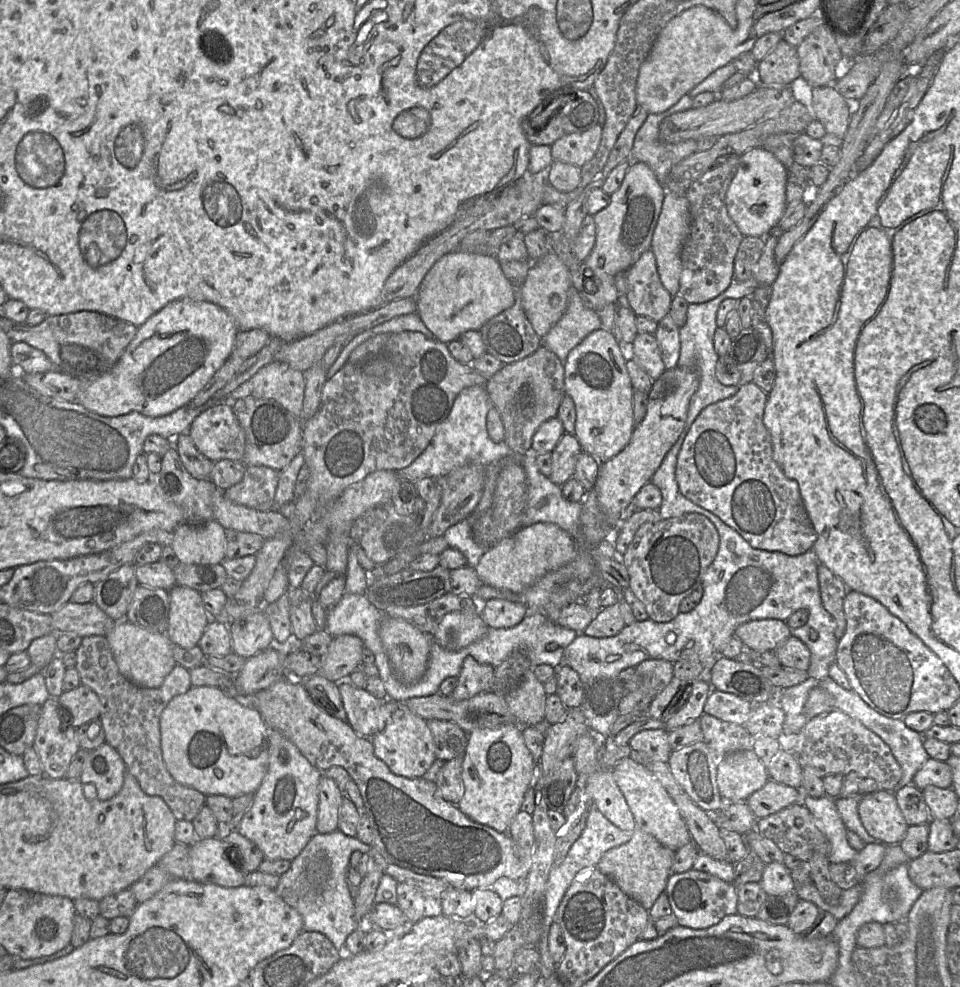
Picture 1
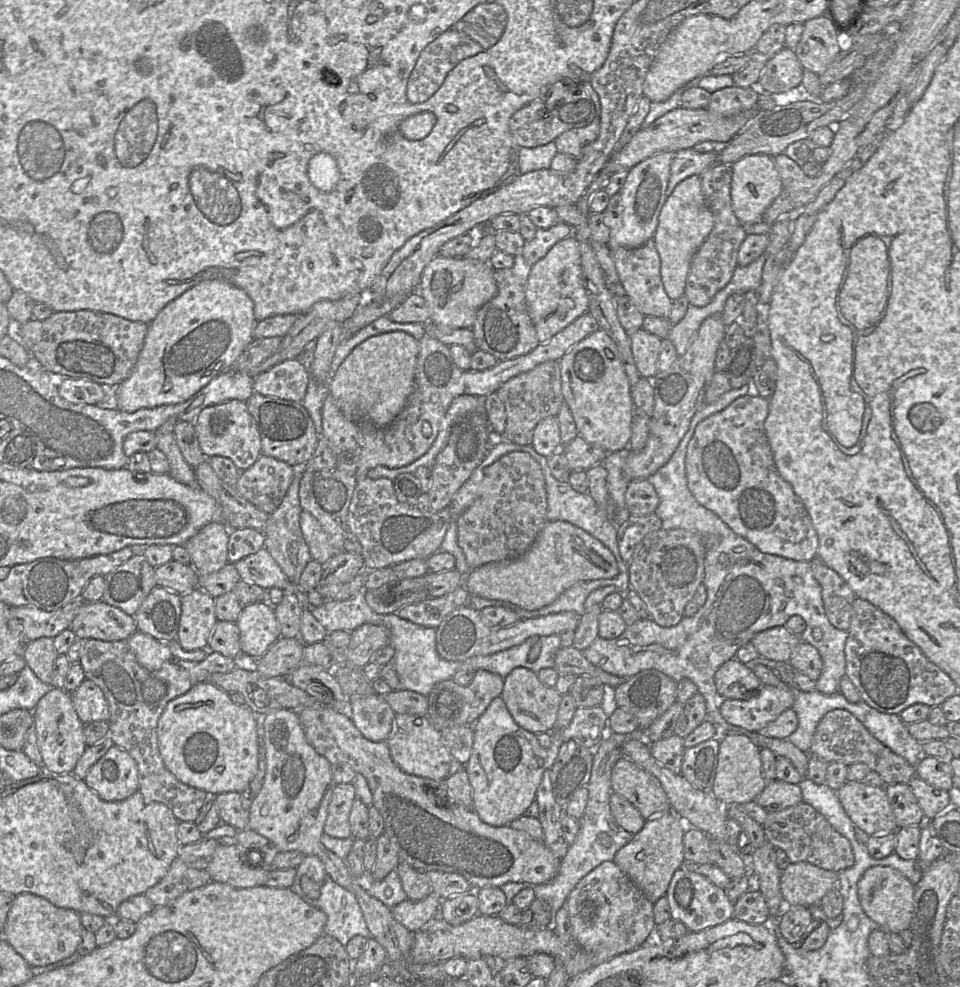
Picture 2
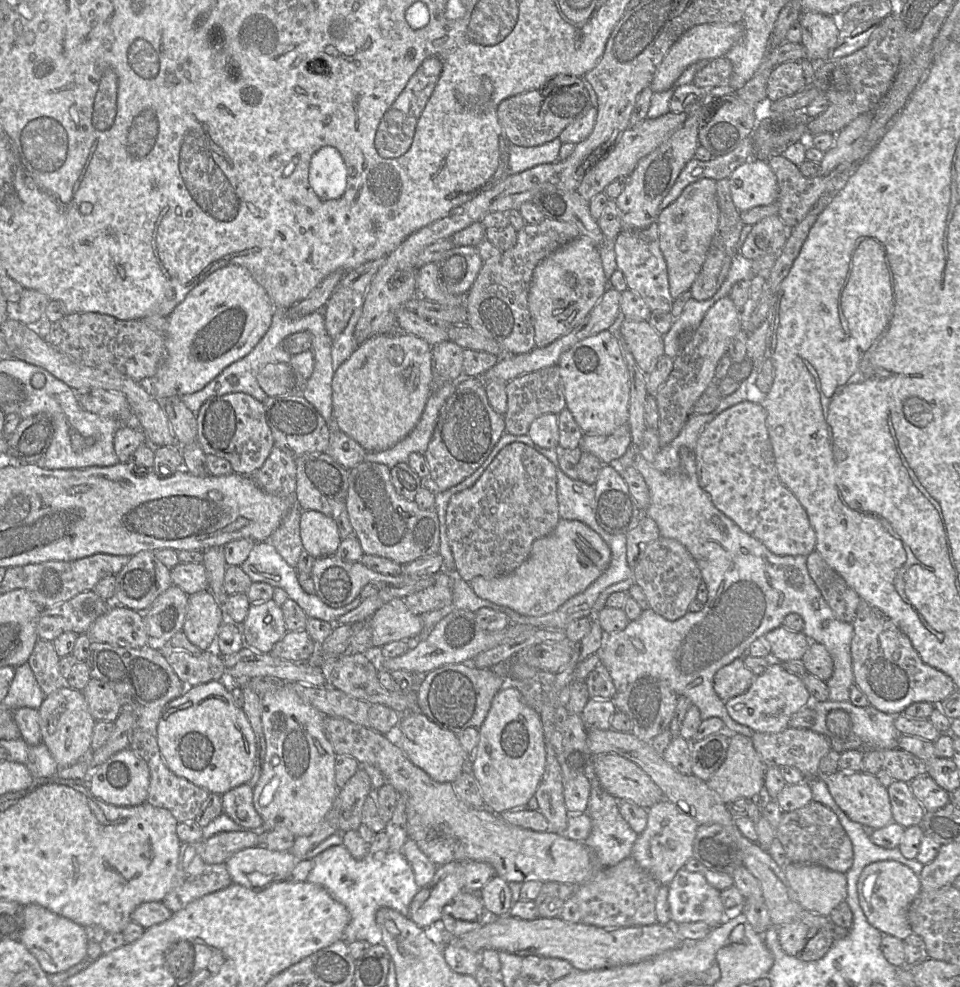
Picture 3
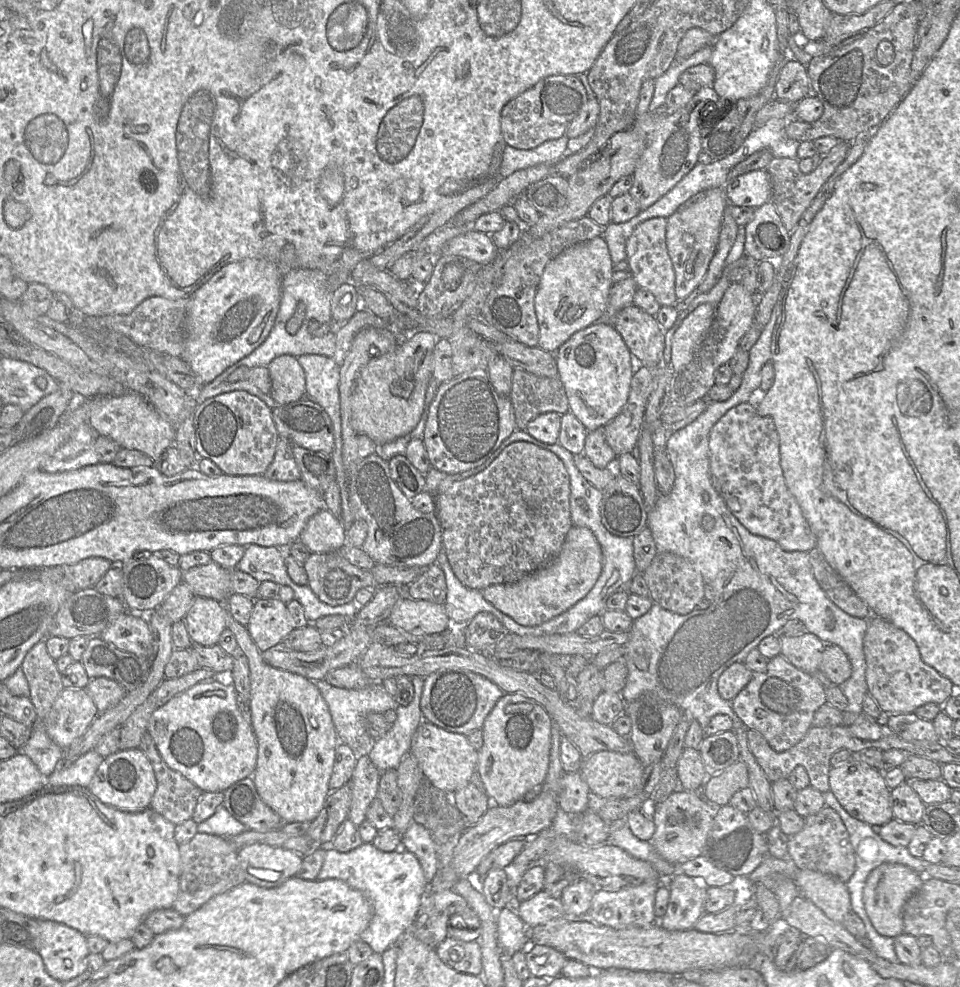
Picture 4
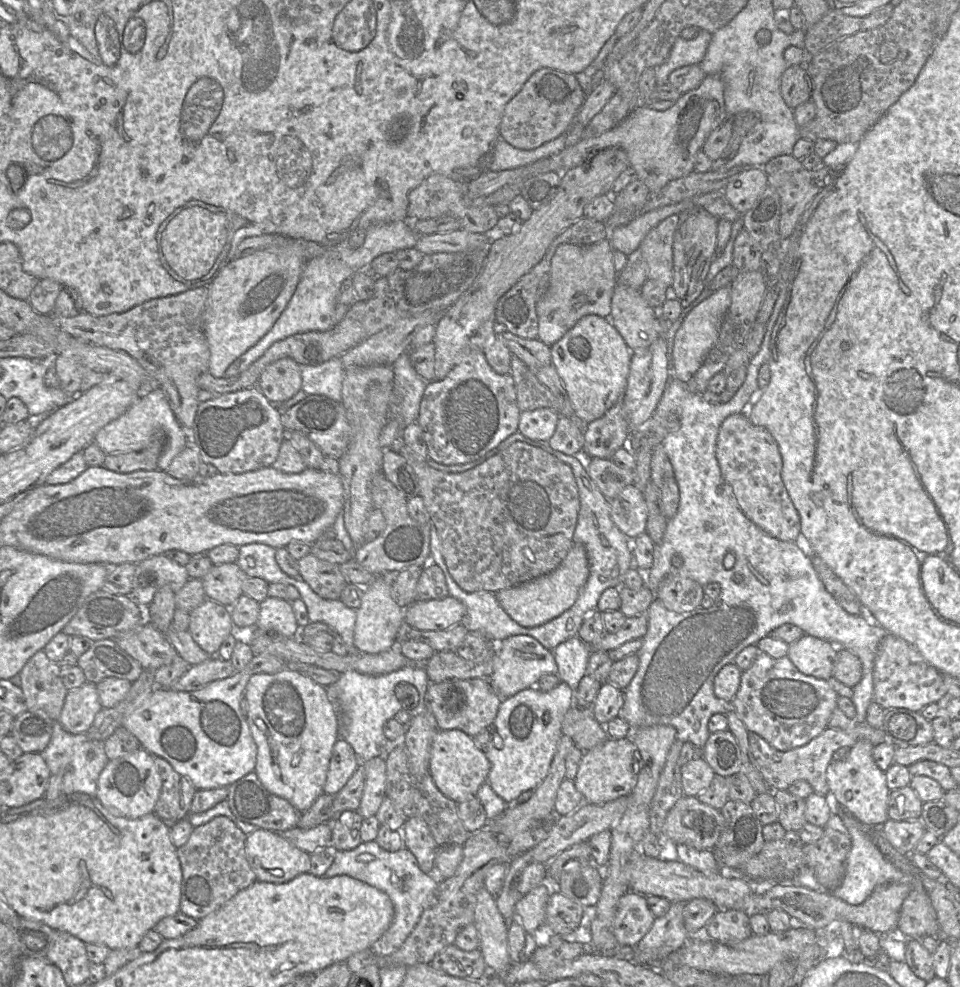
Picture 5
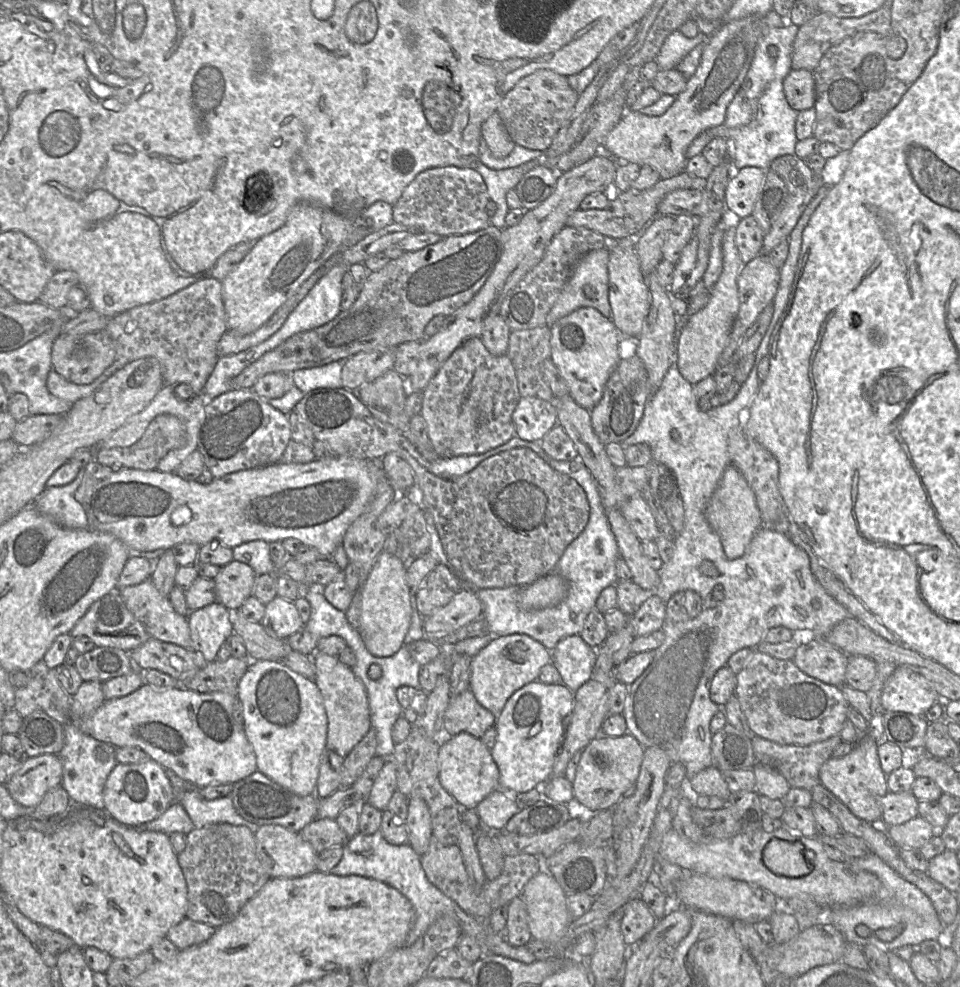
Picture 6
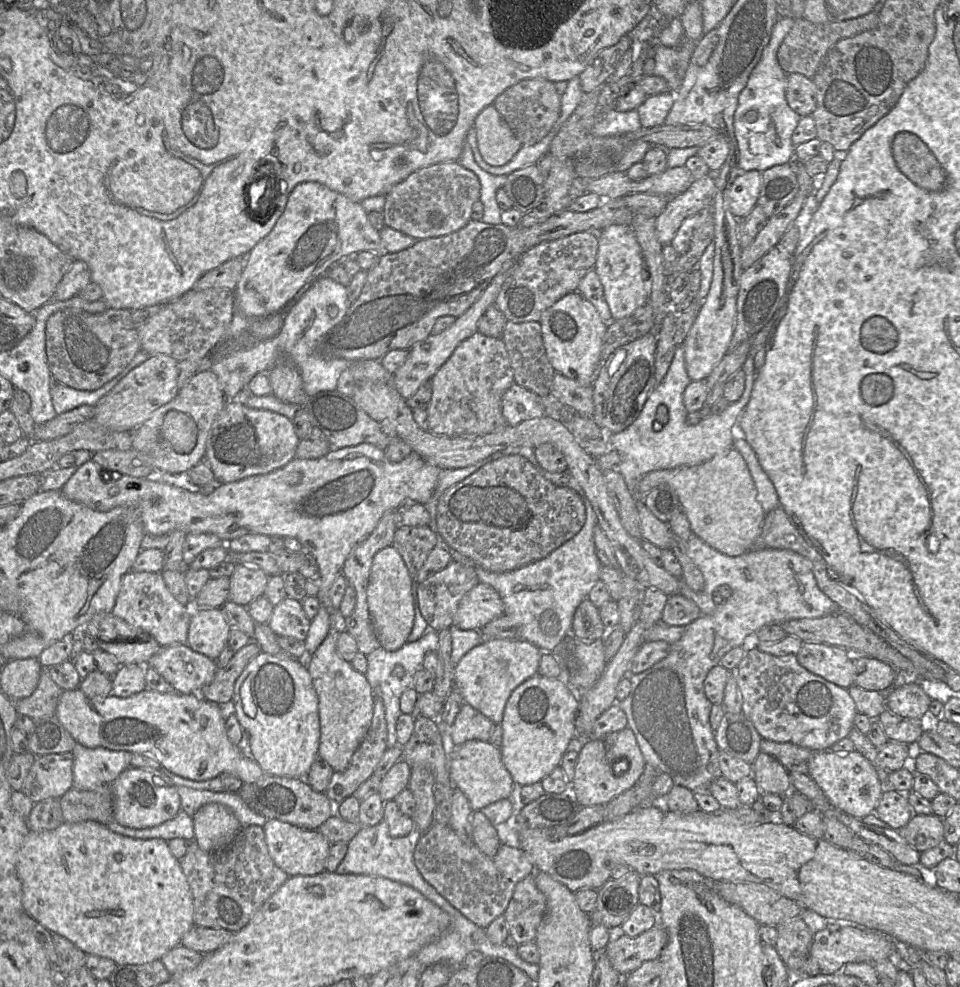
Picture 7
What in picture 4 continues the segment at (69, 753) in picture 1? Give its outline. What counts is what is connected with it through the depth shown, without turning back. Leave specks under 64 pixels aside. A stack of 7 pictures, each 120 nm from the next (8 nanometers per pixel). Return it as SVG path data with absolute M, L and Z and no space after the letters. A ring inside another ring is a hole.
M64 688L42 725L51 740L65 751L84 735L98 714L86 688Z

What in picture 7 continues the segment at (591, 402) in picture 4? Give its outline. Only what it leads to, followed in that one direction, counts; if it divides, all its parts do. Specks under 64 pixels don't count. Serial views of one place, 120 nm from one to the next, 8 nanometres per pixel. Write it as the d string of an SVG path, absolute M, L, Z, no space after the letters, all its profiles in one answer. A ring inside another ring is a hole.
M574 291L547 308L539 323L547 358L556 373L582 386L593 386L601 368L601 349L607 330L595 307L578 291Z

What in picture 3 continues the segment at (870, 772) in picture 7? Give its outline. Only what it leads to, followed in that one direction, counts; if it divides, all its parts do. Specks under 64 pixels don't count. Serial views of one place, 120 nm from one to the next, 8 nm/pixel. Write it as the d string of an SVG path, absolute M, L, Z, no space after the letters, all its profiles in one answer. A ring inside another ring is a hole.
M836 772L825 777L829 792L843 812L855 822L863 825L867 830L882 828L893 821L892 807L887 788L884 787L875 775L858 772Z

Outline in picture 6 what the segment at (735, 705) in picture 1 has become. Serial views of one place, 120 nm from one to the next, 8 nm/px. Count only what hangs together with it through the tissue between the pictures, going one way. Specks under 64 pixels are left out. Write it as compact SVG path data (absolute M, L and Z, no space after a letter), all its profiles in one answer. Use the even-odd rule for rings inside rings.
M753 650L748 661L736 674L735 695L752 734L778 744L808 745L839 735L847 719L849 703L840 686L824 683L801 671L793 660L782 660Z

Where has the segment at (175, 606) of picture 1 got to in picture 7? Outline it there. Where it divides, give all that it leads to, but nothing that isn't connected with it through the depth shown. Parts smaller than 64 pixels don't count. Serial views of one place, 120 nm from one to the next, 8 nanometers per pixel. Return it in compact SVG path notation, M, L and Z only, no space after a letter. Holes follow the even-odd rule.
M222 608L191 609L186 644L193 651L216 661L228 645L231 629Z

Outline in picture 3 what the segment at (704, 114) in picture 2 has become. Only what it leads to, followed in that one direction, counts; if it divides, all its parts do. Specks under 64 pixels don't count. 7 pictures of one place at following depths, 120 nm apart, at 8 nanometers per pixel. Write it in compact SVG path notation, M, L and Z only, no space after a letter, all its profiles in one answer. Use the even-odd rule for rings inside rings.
M667 112L657 118L645 118L639 124L628 127L618 138L614 146L607 152L604 158L587 171L583 177L577 192L589 201L596 194L603 192L608 184L621 176L629 176L635 169L639 160L660 146L677 129L679 129L687 118L685 112Z

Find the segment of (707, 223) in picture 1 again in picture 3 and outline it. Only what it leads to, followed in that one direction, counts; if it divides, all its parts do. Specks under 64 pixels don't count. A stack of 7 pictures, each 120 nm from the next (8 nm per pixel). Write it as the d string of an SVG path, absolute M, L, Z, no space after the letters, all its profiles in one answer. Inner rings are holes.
M729 178L716 181L716 193L719 207L718 227L710 243L701 270L690 288L692 298L698 301L710 299L725 281L732 259L738 253L737 243L744 225L740 218L740 211L738 211L731 198Z

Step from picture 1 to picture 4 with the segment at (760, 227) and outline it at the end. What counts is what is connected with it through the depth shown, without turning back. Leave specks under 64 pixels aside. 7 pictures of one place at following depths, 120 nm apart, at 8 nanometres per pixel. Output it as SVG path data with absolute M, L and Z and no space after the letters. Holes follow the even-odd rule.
M766 169L739 175L723 188L728 202L735 206L758 208L771 200L771 180Z

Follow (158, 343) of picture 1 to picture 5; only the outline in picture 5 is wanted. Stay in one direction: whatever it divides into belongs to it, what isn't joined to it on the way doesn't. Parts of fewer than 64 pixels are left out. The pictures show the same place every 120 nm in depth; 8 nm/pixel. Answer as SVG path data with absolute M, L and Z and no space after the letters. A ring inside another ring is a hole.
M290 238L283 246L273 246L228 261L208 285L208 298L203 314L203 329L210 349L208 372L216 378L224 377L227 368L254 346L274 325L296 290L305 256L304 239Z

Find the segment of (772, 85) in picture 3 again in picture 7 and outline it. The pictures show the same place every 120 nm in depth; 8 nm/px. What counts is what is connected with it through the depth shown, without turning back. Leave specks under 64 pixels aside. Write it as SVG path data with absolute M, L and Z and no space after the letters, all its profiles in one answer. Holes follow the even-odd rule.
M799 73L788 74L785 98L789 107L800 116L811 115L816 109L813 80Z

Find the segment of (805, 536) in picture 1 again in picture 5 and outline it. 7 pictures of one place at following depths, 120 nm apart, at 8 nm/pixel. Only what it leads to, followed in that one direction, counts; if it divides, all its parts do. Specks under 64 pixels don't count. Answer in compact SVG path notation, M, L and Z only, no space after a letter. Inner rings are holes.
M744 413L730 415L720 426L716 456L722 476L725 482L731 486L743 514L761 530L774 538L787 542L801 542L799 513L782 481L782 457L772 434L766 428L753 424Z

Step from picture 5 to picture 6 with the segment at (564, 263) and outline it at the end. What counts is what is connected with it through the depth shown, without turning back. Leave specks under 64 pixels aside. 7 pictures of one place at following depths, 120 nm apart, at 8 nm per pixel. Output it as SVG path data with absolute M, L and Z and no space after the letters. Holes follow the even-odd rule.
M601 248L589 251L574 267L559 298L546 317L546 326L551 327L556 321L571 312L591 307L598 310L605 318L611 319L612 310L609 303L609 276L608 276L609 250Z

